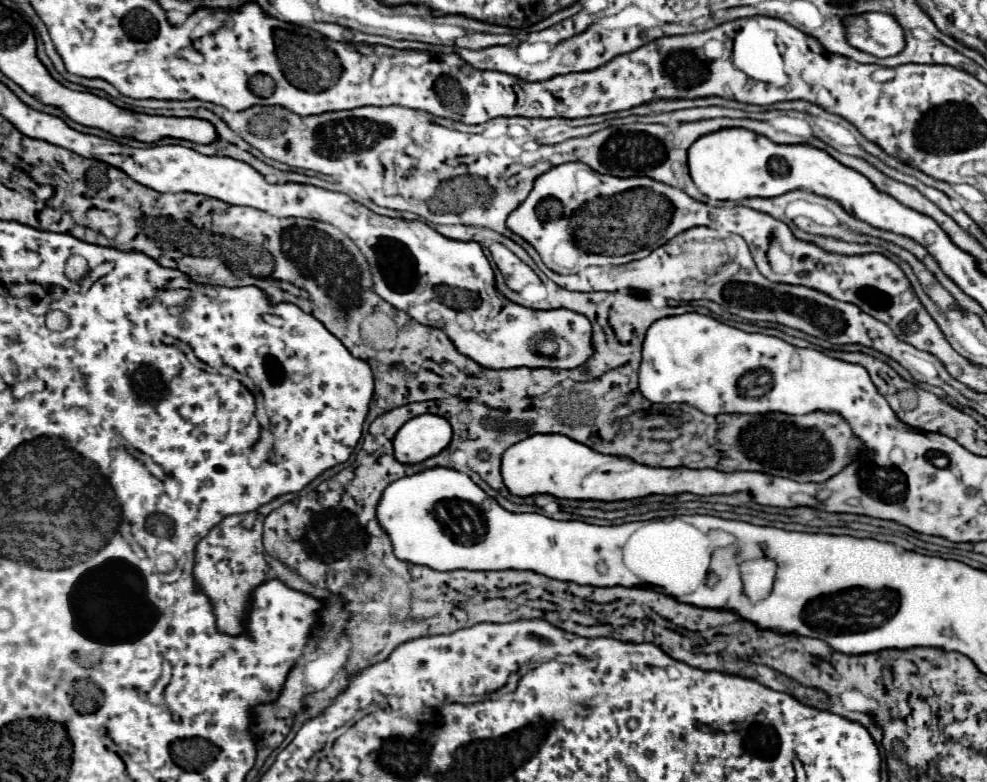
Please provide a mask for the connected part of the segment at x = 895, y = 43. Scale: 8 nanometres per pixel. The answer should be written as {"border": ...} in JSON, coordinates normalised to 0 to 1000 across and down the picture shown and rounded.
{"border":[[[880,15],[874,20],[858,23],[856,31],[860,56],[891,74],[909,72],[919,56],[917,38],[903,18]]]}

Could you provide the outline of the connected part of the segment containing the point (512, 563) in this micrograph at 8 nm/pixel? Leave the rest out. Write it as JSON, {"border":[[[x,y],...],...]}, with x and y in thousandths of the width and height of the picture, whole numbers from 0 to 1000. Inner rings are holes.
{"border":[[[437,598],[394,619],[384,639],[382,662],[394,683],[404,716],[435,724],[439,729],[538,729],[554,739],[597,747],[597,749],[651,749],[631,721],[631,698],[645,678],[645,670],[599,673],[576,665],[566,668],[550,657],[520,657],[493,634],[473,606],[457,598]]]}

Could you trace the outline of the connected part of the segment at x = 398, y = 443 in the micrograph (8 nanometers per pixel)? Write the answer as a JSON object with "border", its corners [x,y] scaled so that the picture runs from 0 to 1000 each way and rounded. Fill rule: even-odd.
{"border":[[[427,529],[412,537],[402,552],[398,570],[406,593],[425,593],[449,578],[457,565],[457,545],[441,529]]]}

